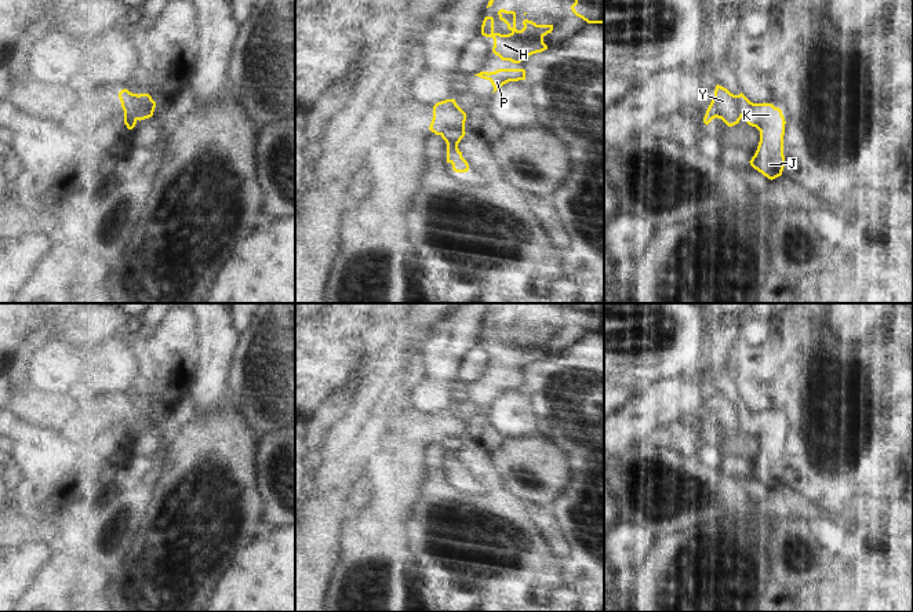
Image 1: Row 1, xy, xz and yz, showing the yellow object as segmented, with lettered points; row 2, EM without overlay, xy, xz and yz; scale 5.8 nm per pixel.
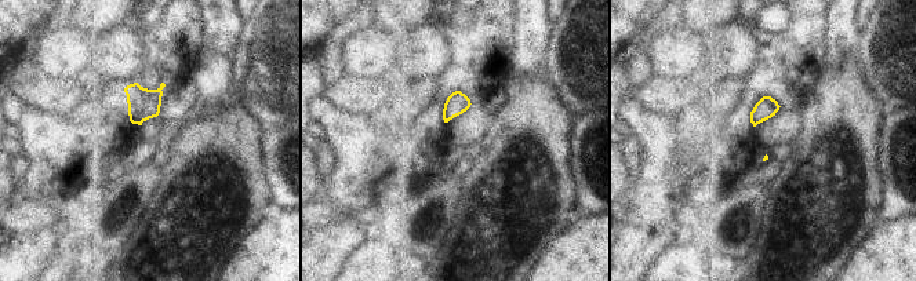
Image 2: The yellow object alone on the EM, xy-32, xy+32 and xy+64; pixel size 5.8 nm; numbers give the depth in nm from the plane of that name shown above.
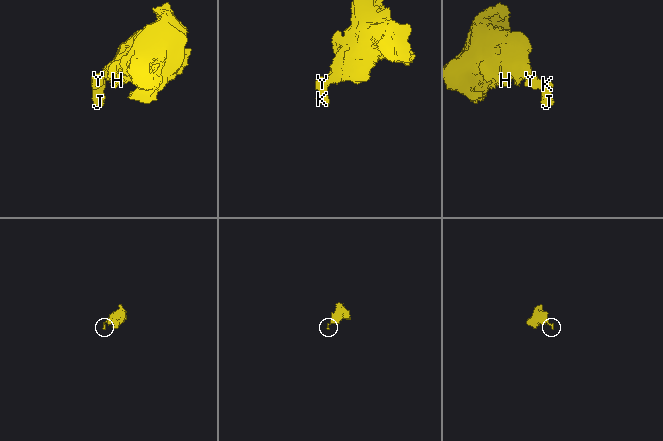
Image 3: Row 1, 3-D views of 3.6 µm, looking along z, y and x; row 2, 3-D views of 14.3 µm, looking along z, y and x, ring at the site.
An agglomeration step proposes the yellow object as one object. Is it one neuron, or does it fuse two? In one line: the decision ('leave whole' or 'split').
split

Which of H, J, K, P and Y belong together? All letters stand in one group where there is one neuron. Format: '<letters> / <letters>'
H P Y / J K

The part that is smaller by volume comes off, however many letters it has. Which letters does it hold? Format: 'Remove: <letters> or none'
Remove: J, K

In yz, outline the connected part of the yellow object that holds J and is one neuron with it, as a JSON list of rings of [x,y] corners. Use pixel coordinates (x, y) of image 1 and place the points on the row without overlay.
[[[742,401],[739,408],[739,427],[760,440],[760,451],[750,474],[768,488],[782,484],[785,476],[783,444],[785,426],[772,412],[753,412]]]

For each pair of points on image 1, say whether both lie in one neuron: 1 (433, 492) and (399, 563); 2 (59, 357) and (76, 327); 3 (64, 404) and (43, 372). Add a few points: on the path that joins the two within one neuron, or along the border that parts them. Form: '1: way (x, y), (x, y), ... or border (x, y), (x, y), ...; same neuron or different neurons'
1: border (397, 512), (408, 539), (408, 547), (422, 571); different neurons
2: border (54, 338), (87, 348), (91, 352); different neurons
3: border (29, 386), (48, 393), (73, 393); different neurons

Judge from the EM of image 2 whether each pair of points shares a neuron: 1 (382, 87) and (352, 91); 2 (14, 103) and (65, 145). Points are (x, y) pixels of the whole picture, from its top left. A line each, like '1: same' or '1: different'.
1: same
2: same

